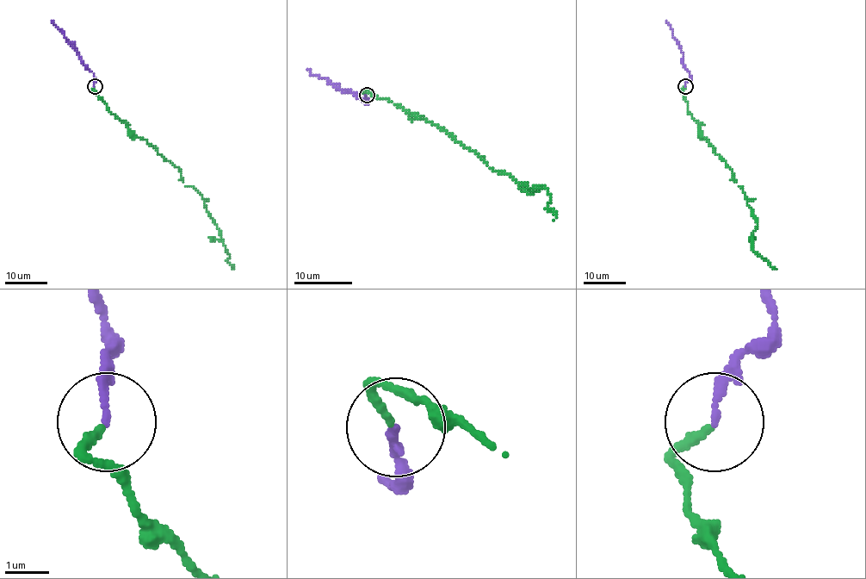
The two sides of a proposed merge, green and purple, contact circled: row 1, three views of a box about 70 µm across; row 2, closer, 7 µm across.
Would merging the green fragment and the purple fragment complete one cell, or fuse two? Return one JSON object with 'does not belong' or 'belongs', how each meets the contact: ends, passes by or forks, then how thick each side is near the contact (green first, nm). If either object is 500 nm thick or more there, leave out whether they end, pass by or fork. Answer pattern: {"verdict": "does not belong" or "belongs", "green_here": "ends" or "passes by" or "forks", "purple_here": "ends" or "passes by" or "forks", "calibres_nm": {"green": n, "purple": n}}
{"verdict": "belongs", "green_here": "ends", "purple_here": "ends", "calibres_nm": {"green": 180, "purple": 170}}

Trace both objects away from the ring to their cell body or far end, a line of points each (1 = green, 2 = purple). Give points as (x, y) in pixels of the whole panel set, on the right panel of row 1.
1: (684, 87), (682, 91), (688, 112), (700, 133), (732, 171), (757, 220), (752, 250), (776, 268)
2: (684, 87), (690, 73), (683, 64), (680, 46), (673, 37), (666, 20)

